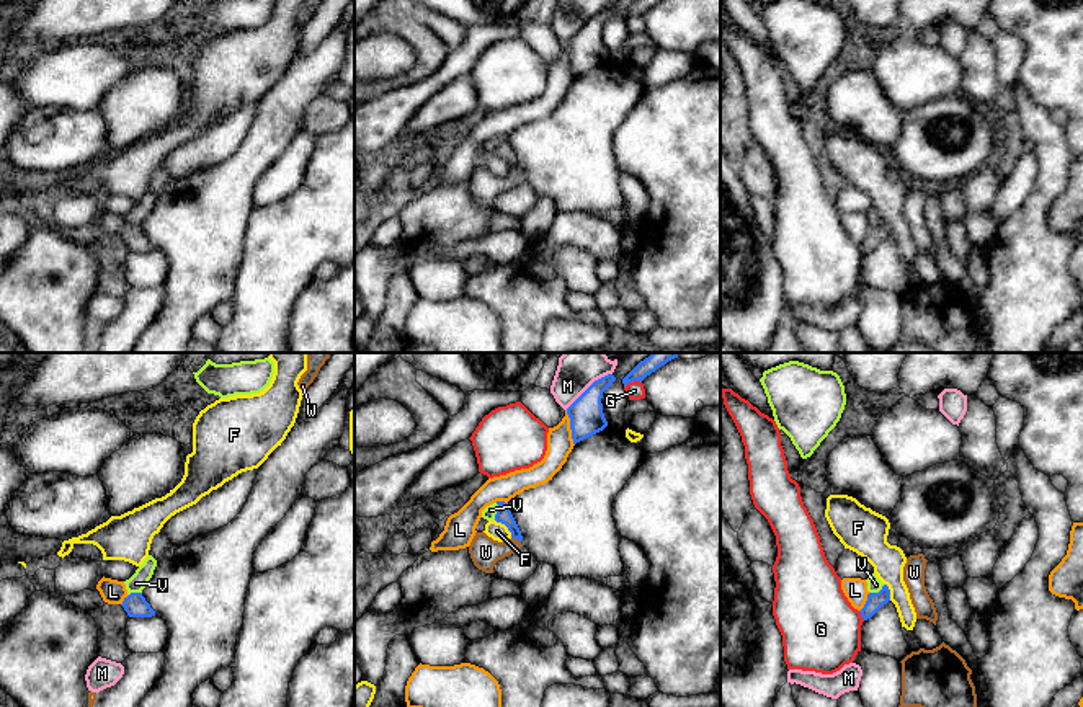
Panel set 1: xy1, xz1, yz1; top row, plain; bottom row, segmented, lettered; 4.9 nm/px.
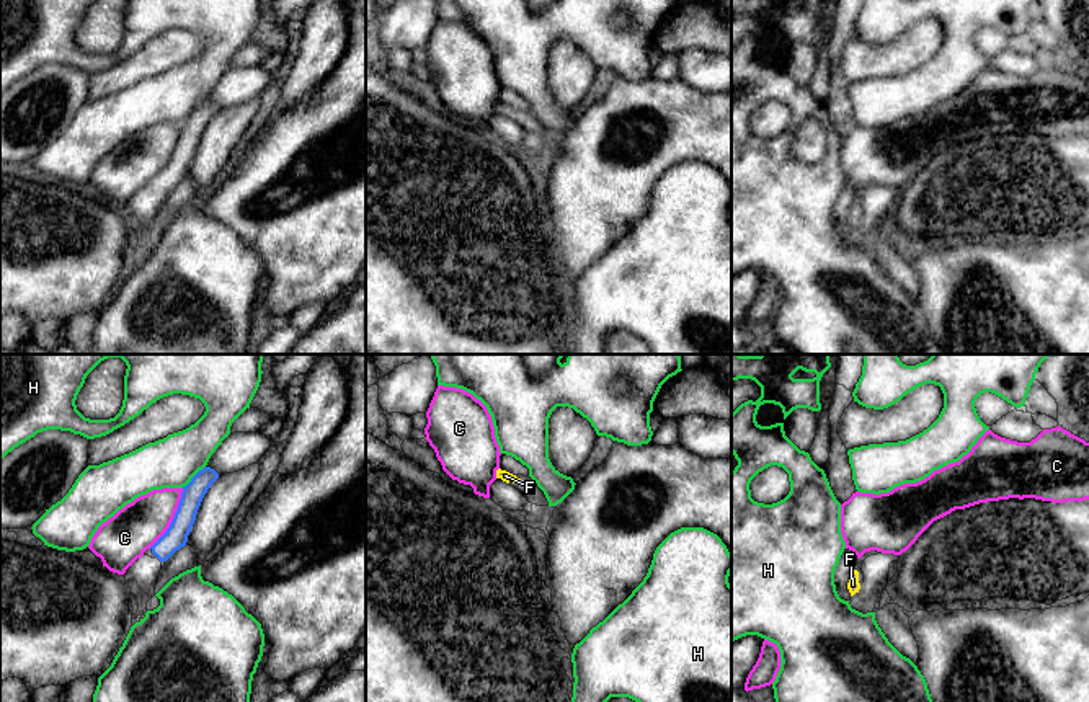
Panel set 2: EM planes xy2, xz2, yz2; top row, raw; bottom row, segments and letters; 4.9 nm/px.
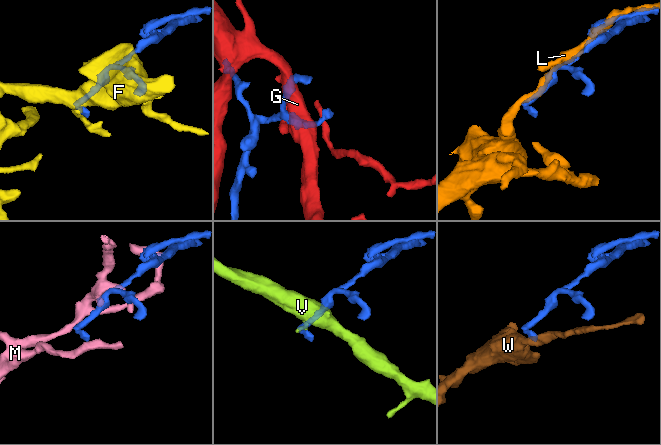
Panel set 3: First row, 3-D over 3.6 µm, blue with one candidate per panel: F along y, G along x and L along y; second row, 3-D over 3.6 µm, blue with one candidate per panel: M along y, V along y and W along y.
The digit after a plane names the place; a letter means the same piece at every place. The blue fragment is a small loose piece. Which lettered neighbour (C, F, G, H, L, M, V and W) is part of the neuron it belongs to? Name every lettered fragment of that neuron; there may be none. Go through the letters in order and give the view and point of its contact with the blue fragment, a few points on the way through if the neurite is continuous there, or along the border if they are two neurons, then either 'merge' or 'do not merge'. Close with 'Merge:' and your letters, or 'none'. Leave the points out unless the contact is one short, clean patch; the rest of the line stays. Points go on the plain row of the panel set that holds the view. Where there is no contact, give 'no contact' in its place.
C: contact xy2 (173, 152); do not merge
F: contact xz1 (505, 159); do not merge
G: contact xz1 (632, 15); do not merge
H: contact xy2 (193, 111); do not merge
L: contact xz1 (570, 62); do not merge
M: contact xz1 (590, 20); do not merge
V: contact xz1 (497, 146); border xz1 (497, 137), (494, 154); do not merge
W: contact xz1 (516, 172); border xz1 (512, 170), (520, 177); do not merge
Merge: none

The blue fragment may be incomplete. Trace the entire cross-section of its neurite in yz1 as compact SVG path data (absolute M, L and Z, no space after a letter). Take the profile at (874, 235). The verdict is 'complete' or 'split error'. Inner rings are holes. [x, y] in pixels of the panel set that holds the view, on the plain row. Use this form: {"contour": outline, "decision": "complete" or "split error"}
{"contour": "M887 219L879 227L869 227L864 242L859 245L864 255L871 253L884 238L890 235L890 224Z", "decision": "complete"}

